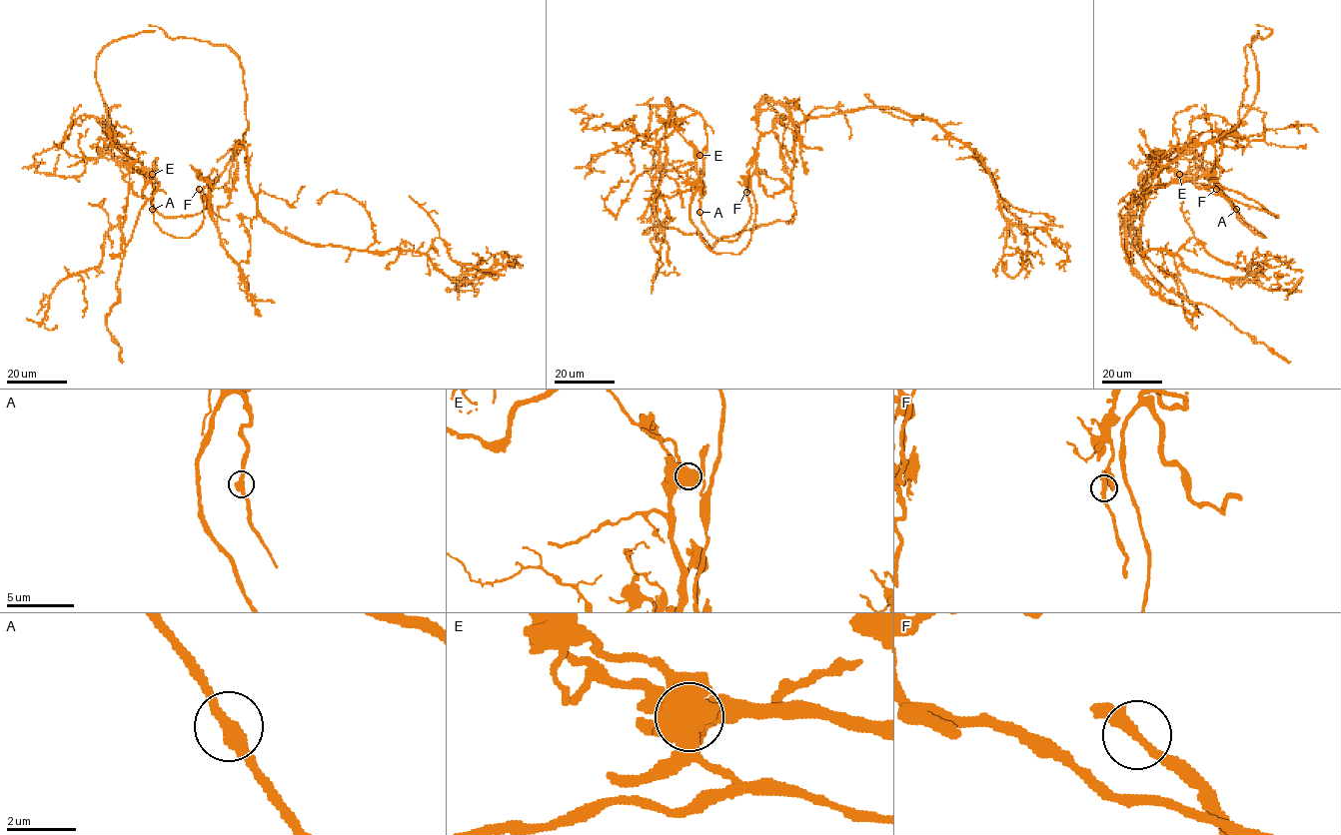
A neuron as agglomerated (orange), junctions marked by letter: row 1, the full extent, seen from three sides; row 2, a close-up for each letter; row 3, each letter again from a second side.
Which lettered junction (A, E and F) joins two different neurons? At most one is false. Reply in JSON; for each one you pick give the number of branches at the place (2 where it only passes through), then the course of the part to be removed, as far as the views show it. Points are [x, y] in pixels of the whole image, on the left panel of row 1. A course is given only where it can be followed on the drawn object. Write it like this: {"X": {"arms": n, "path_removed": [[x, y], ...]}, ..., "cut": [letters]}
{"E": {"arms": 2, "path_removed": [[152, 175], [130, 167], [123, 223], [104, 240], [103, 260], [63, 279], [49, 299], [43, 323], [56, 326]]}, "cut": ["E"]}

